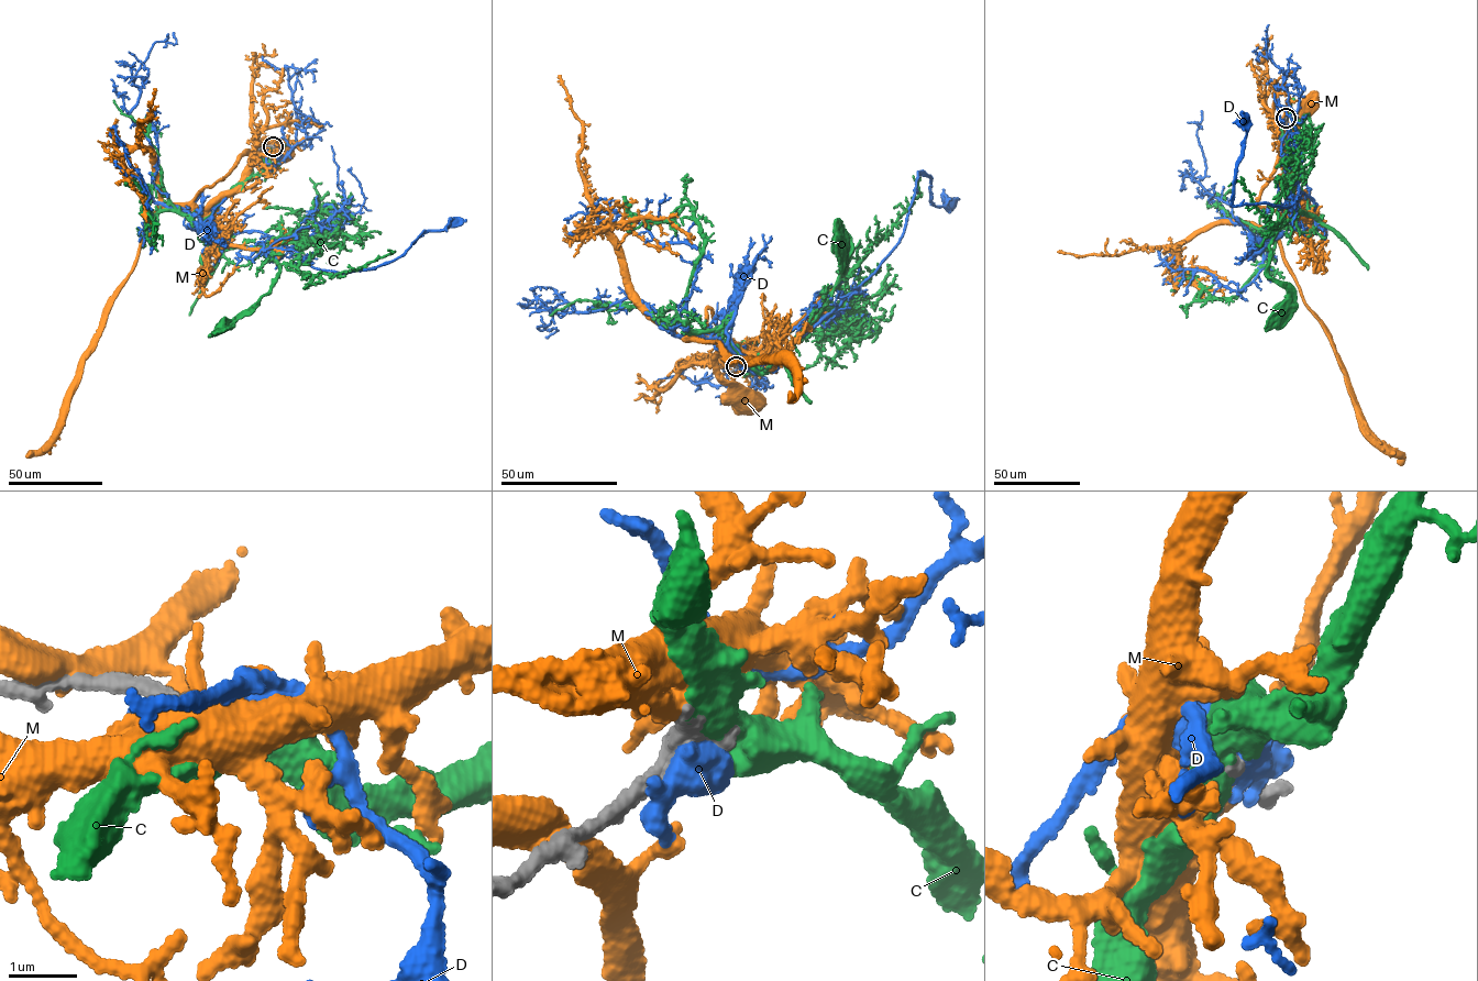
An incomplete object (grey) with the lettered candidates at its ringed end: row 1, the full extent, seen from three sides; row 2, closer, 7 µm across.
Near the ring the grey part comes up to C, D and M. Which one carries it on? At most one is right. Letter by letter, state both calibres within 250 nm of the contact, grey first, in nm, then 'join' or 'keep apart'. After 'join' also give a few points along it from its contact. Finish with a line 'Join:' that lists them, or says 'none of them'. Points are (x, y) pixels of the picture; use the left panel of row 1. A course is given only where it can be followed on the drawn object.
C: calibres 480 and 480 nm; join; course (273, 146), (267, 172), (233, 187), (199, 228), (201, 239), (266, 253), (279, 266), (271, 290), (224, 326)
D: calibres 480 and 550 nm; keep apart
M: calibres 480 and 550 nm; keep apart
Join: C

